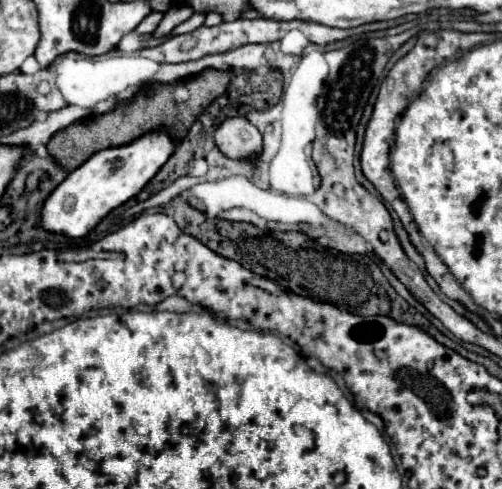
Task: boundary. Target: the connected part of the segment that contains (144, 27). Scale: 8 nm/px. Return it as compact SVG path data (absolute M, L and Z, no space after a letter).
M151 11L151 13L139 23L137 31L139 31L139 33L153 33L153 31L157 29L157 25L161 23L161 19L163 19L163 13L159 13L159 11Z

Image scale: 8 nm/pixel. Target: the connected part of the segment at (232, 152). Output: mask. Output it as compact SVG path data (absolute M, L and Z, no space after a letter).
M229 117L215 131L215 143L231 159L257 157L261 153L261 133L247 117Z

